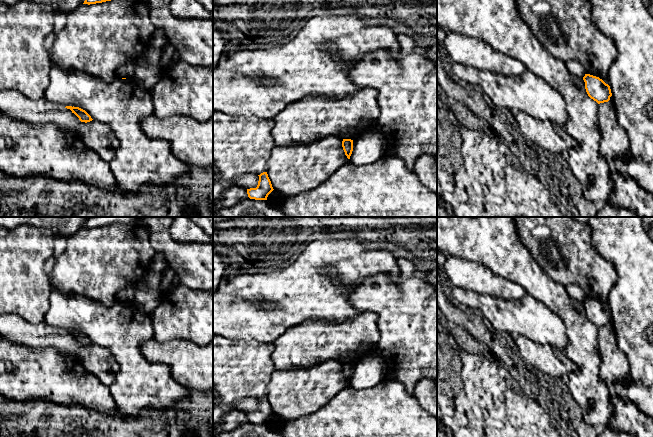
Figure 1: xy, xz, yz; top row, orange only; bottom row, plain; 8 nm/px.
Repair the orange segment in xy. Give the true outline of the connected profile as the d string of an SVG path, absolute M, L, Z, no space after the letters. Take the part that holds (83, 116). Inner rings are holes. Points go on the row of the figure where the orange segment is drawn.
M66 106L65 108L70 109L72 113L74 113L81 122L87 123L93 120L91 116L85 110L79 107Z

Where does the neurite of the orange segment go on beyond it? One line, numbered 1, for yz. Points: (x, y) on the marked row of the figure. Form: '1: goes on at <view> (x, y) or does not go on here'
1: does not go on here

